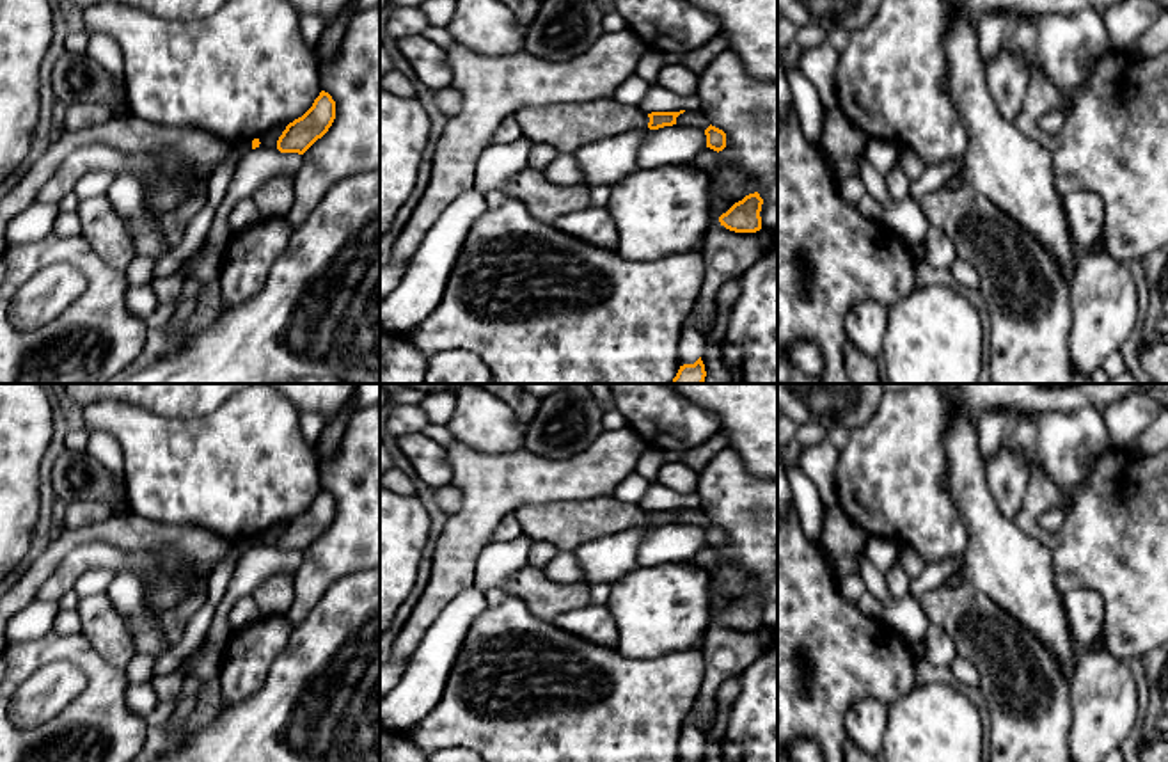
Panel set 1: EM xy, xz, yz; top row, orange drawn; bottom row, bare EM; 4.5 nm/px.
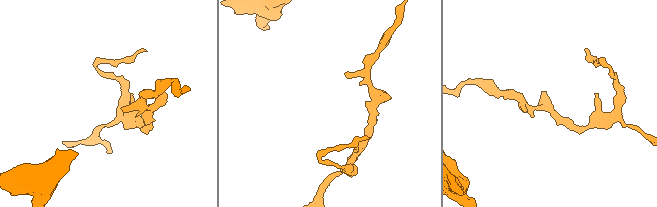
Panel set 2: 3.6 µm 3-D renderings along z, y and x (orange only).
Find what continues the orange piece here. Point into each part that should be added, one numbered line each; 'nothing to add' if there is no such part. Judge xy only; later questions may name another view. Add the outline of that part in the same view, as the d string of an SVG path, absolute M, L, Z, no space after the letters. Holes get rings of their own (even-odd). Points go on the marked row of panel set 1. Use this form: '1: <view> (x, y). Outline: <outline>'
nothing to add

